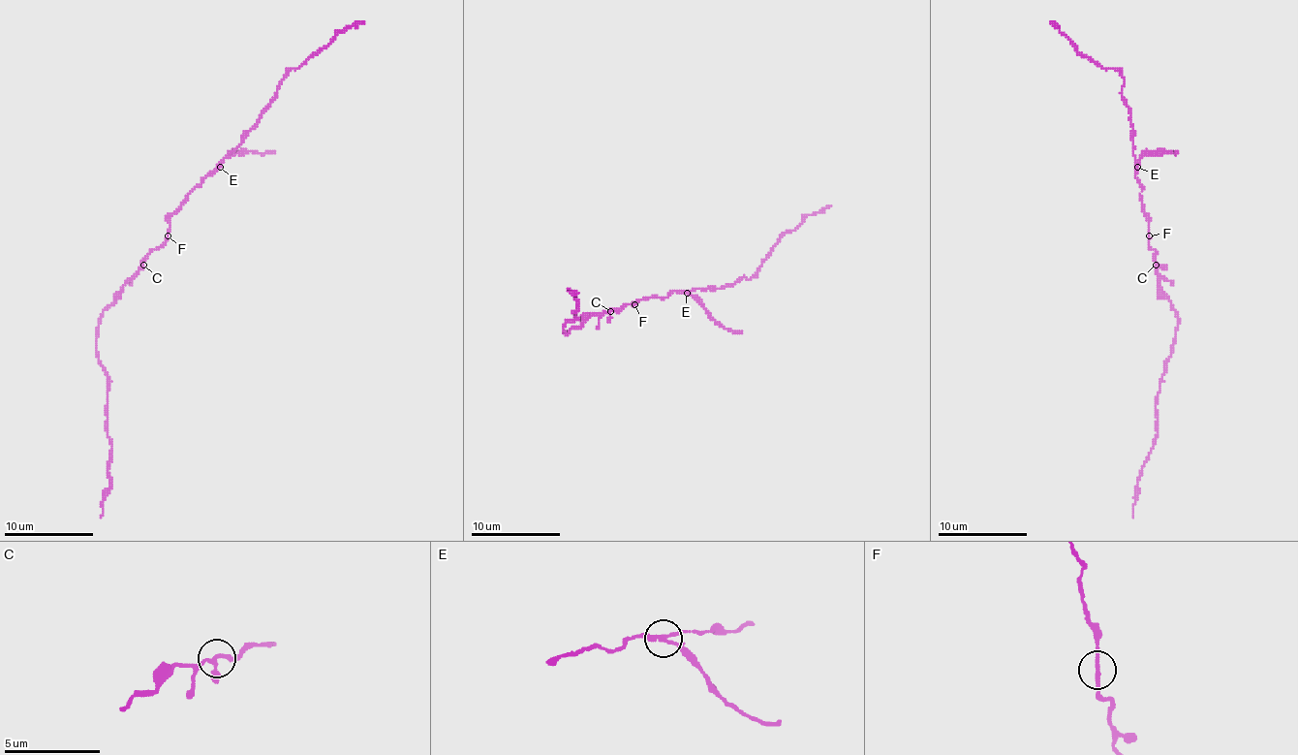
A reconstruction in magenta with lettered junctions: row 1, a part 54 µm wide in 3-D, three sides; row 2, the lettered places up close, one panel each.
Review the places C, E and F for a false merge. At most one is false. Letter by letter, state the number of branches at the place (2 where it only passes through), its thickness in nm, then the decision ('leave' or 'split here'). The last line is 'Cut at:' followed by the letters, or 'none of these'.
C: branches 3; calibre 240 nm; leave
E: branches 3; calibre 200 nm; split here
F: branches 2; calibre 200 nm; leave
Cut at: E

